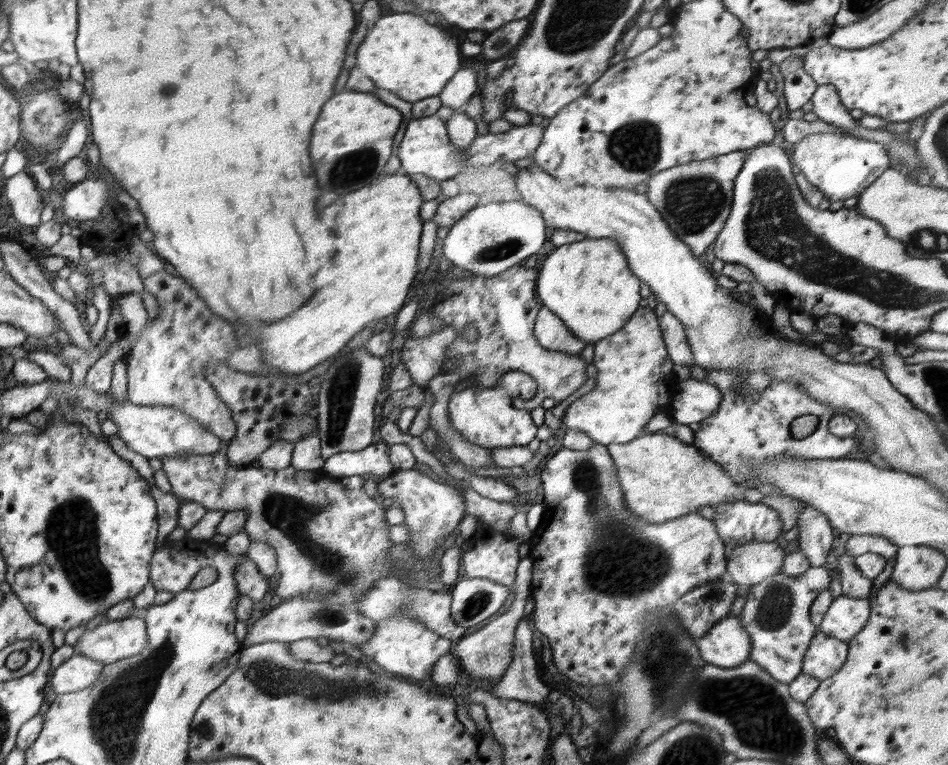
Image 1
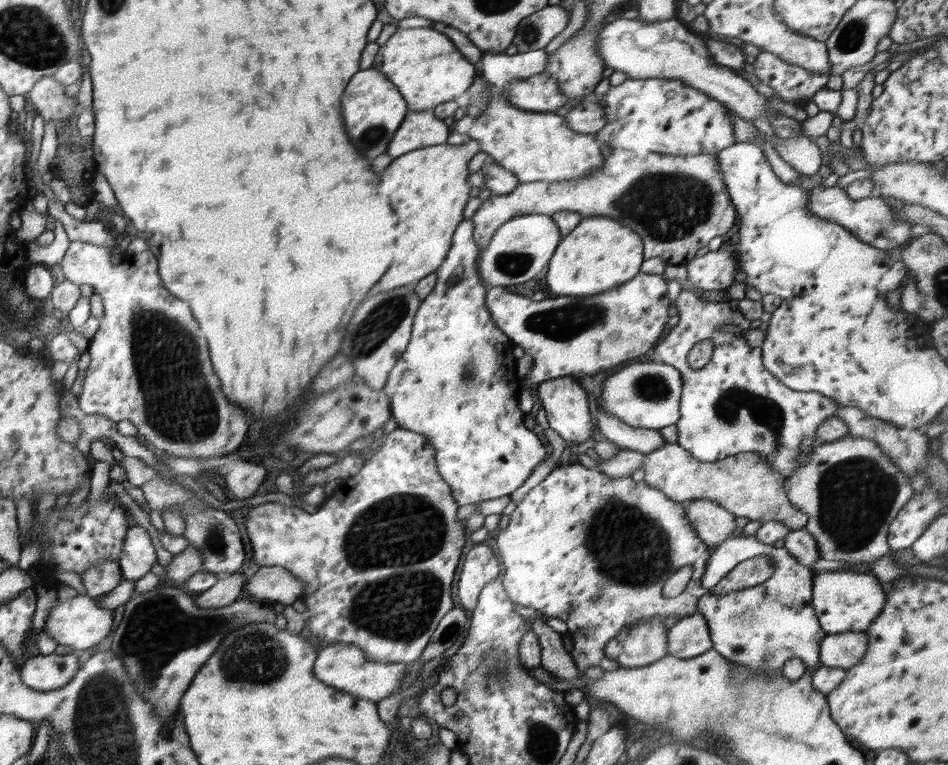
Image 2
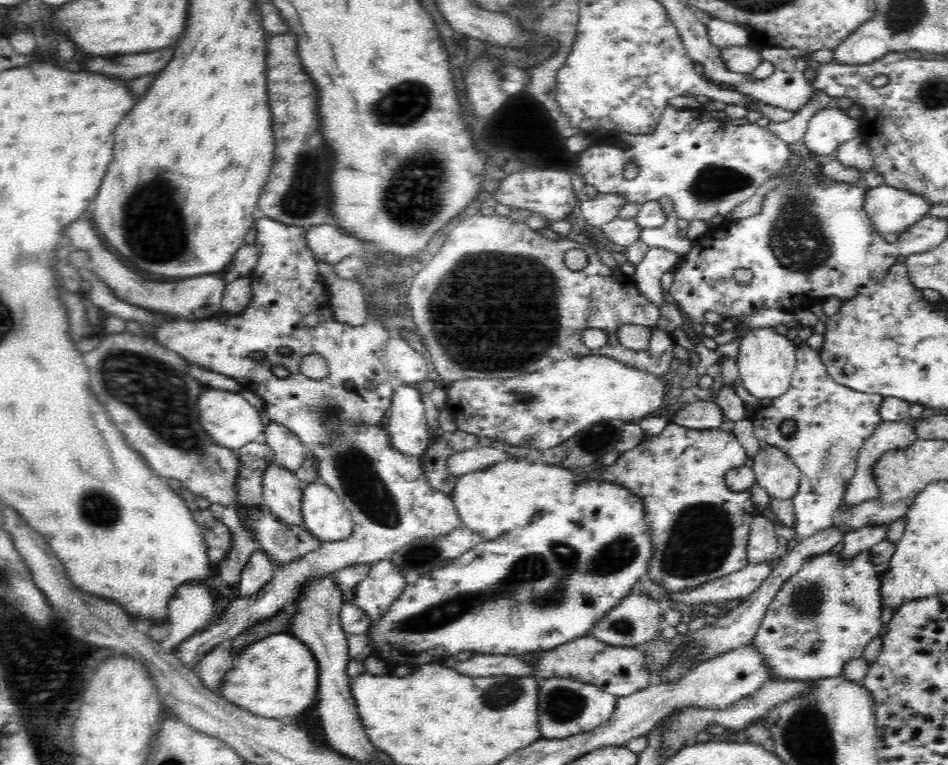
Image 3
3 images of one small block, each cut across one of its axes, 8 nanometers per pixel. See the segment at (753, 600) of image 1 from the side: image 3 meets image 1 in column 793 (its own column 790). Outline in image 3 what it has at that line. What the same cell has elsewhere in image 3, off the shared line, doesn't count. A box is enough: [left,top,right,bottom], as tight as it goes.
[753,549,882,680]

